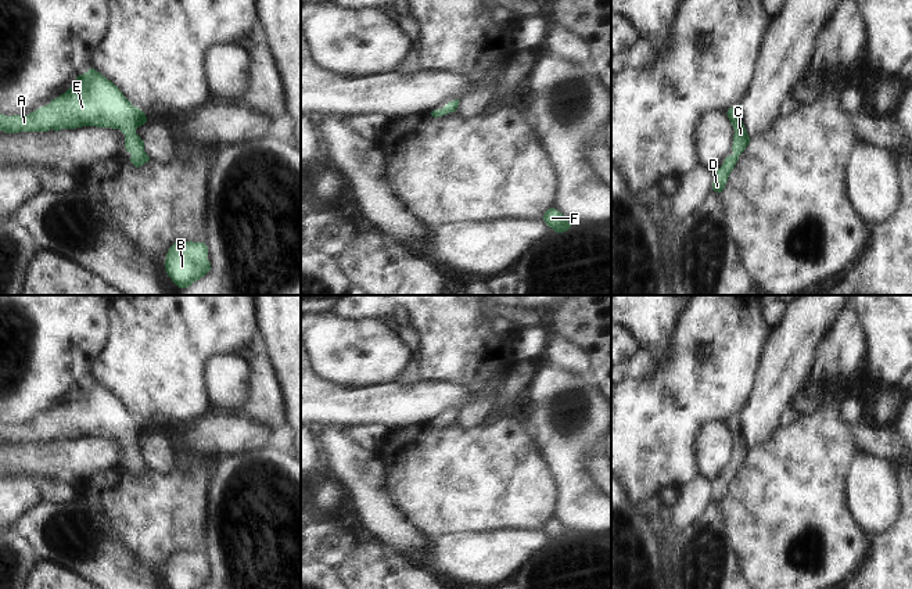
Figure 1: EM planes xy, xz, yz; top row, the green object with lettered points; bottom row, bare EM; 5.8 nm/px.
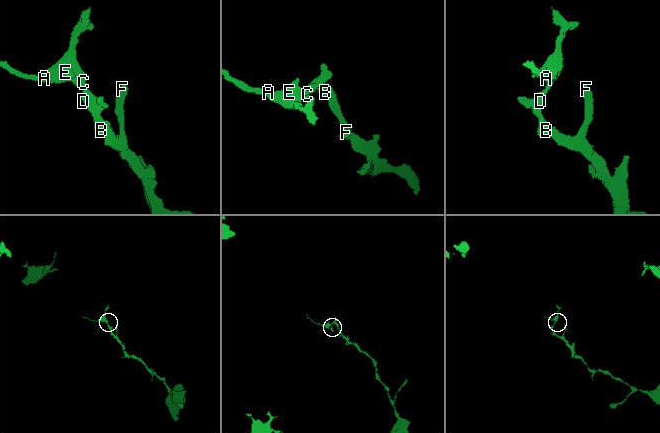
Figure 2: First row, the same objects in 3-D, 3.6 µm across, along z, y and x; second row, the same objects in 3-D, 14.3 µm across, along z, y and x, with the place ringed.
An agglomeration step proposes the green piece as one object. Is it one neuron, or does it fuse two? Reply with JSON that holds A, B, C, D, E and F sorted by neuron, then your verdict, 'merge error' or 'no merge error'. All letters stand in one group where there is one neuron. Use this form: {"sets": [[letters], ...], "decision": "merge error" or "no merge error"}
{"sets": [["A", "B", "C", "D", "E", "F"]], "decision": "no merge error"}

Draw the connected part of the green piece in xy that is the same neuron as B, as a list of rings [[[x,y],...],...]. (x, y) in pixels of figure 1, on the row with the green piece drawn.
[[[175,243],[165,259],[165,270],[179,288],[187,288],[211,270],[205,243]]]

